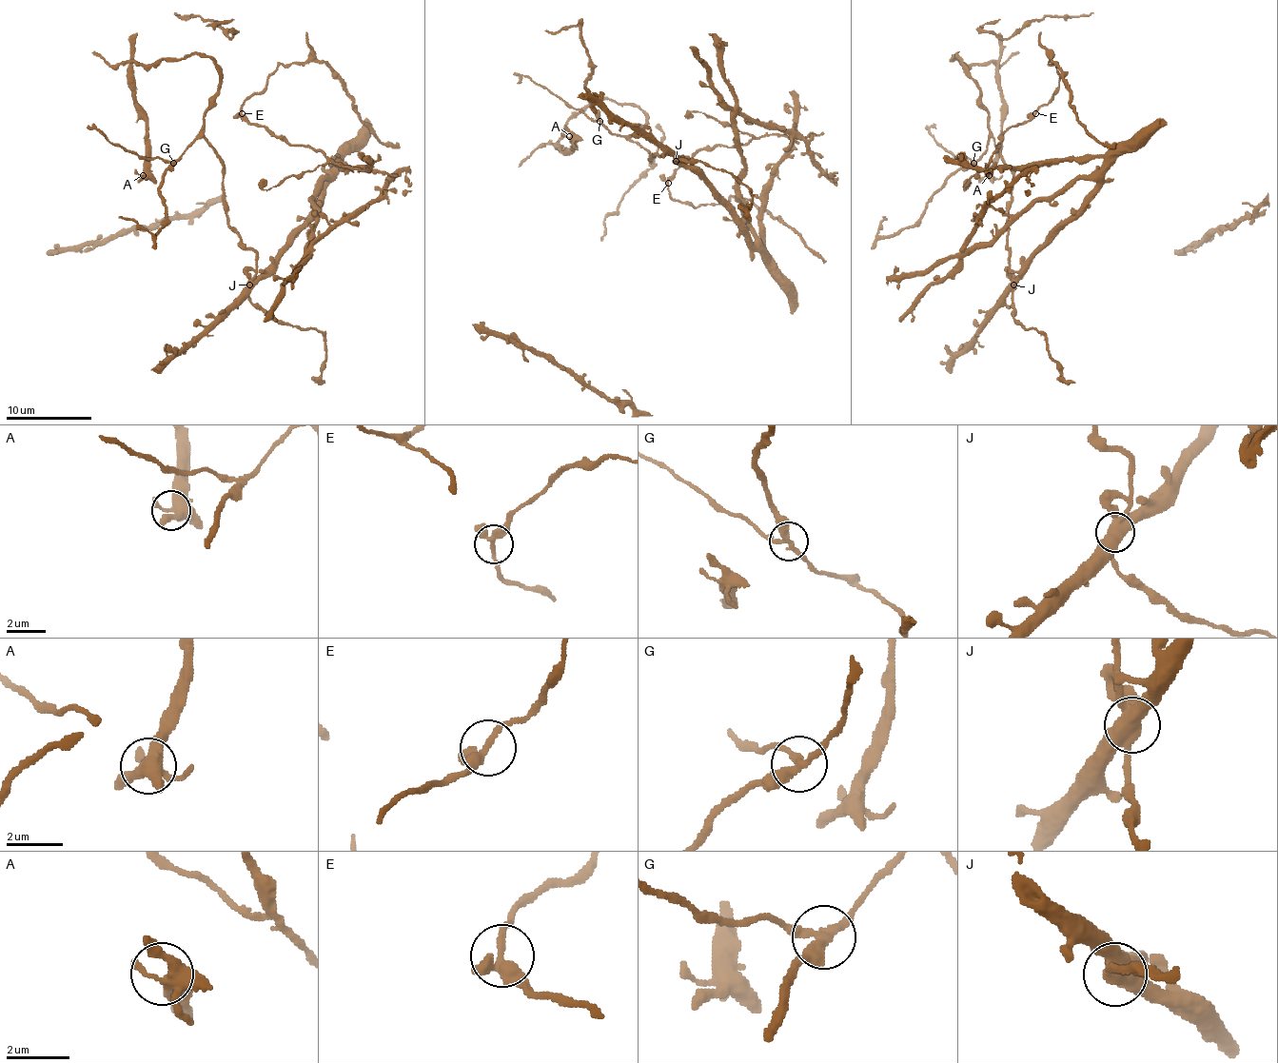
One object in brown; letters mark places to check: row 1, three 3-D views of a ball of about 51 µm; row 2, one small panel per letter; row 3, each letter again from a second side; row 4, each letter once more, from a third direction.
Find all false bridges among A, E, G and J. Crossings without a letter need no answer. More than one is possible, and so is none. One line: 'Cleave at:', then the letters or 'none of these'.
Cleave at: G, J

